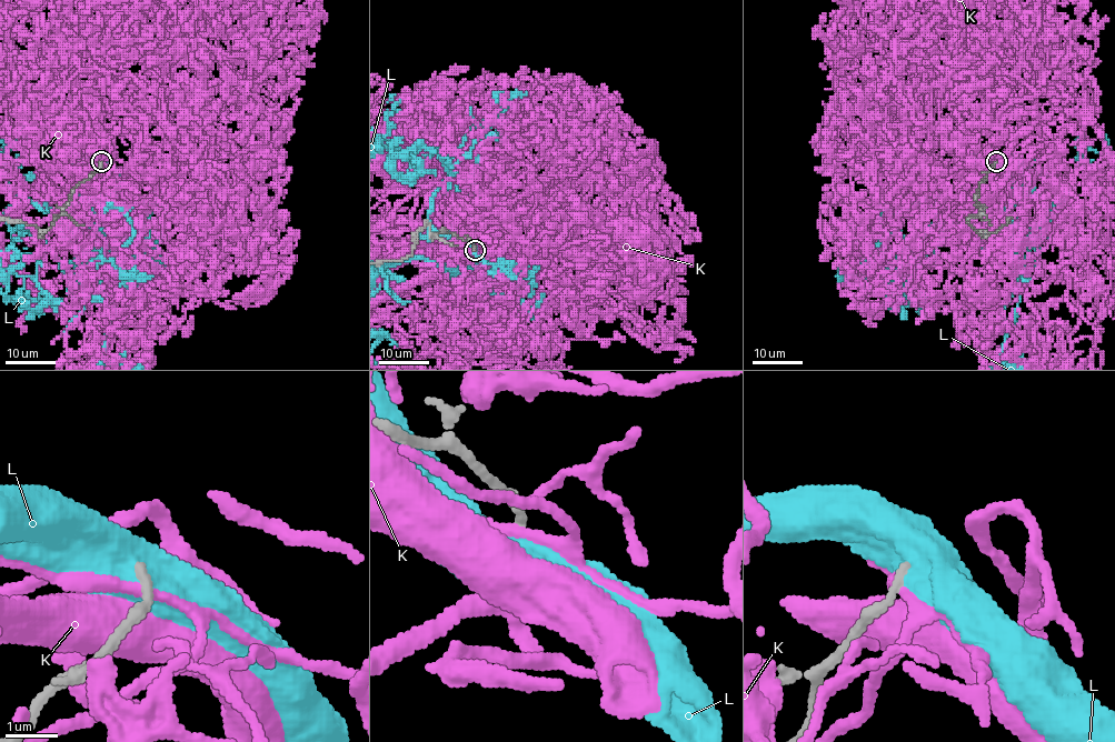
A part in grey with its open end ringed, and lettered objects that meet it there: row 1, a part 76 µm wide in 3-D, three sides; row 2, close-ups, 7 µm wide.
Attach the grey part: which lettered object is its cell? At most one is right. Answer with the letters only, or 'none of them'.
none of them

